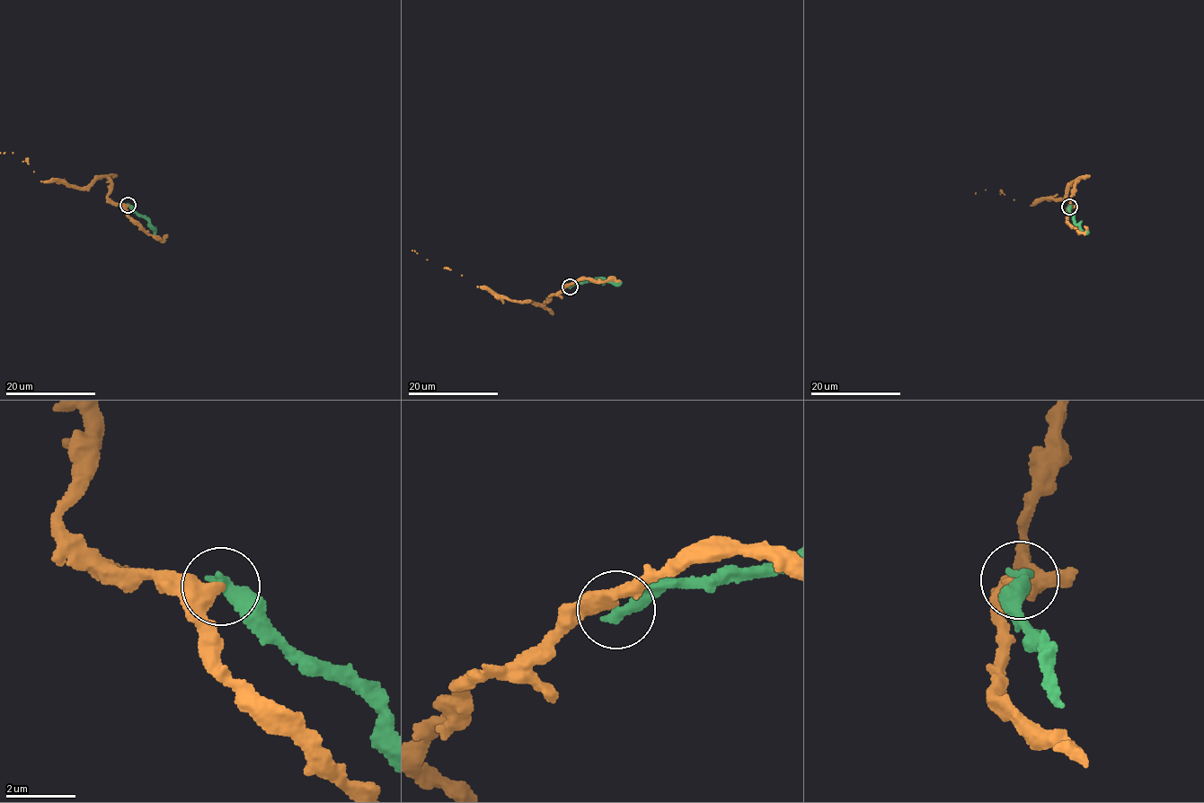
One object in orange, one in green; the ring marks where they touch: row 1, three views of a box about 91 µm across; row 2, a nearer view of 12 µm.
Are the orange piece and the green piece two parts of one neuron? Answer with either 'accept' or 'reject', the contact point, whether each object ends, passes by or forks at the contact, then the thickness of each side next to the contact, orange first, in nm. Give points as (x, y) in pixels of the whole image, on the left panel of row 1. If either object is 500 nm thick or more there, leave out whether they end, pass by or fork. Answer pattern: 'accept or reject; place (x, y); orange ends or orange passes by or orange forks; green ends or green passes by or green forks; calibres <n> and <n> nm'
reject; place (128, 205); orange ends; green ends; calibres 400 and 460 nm

